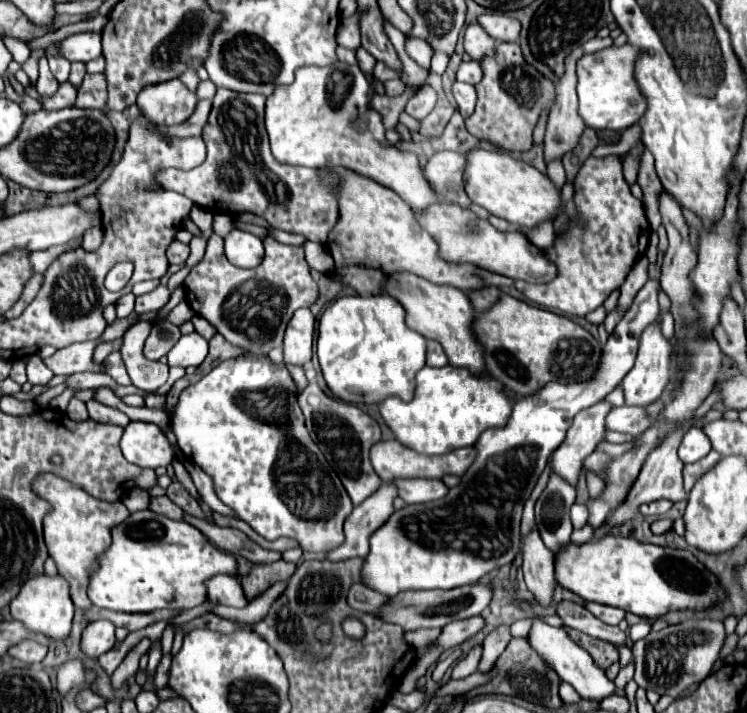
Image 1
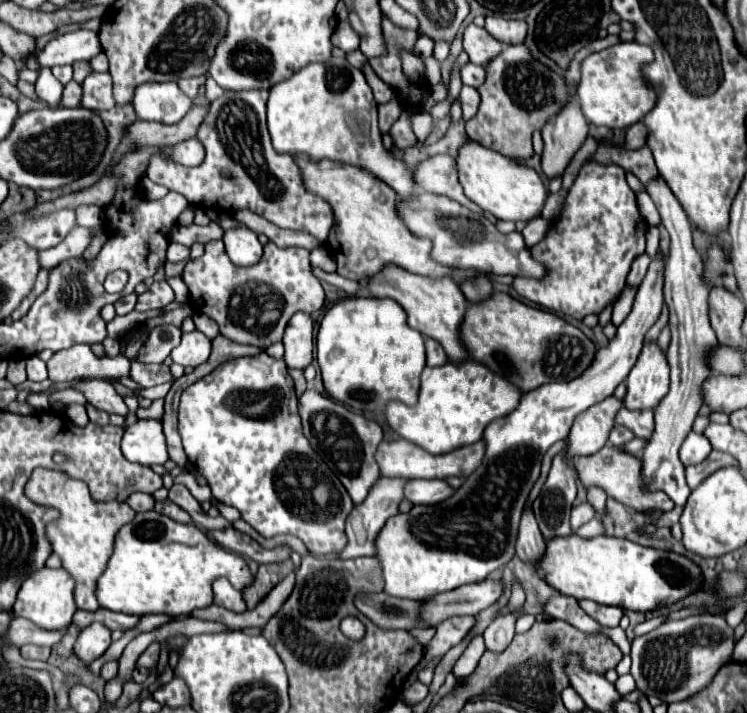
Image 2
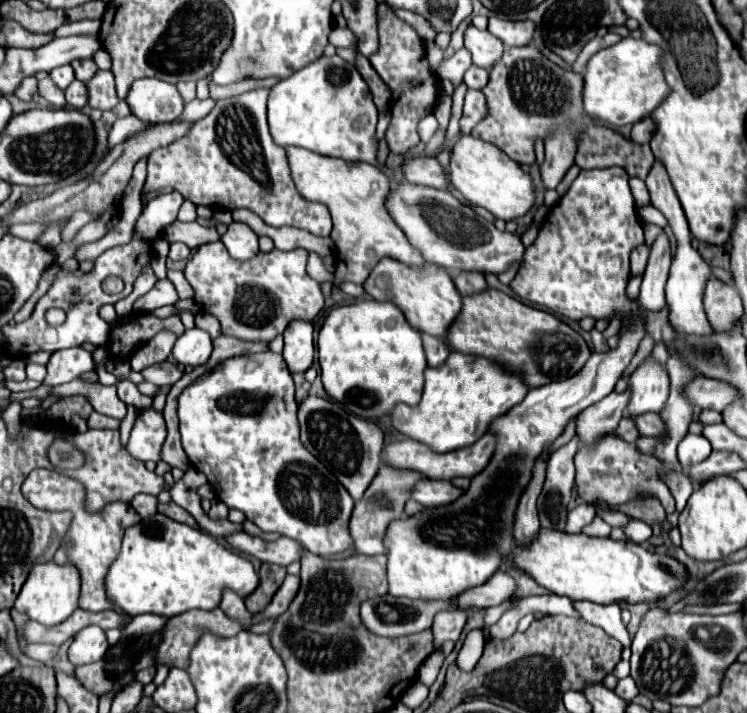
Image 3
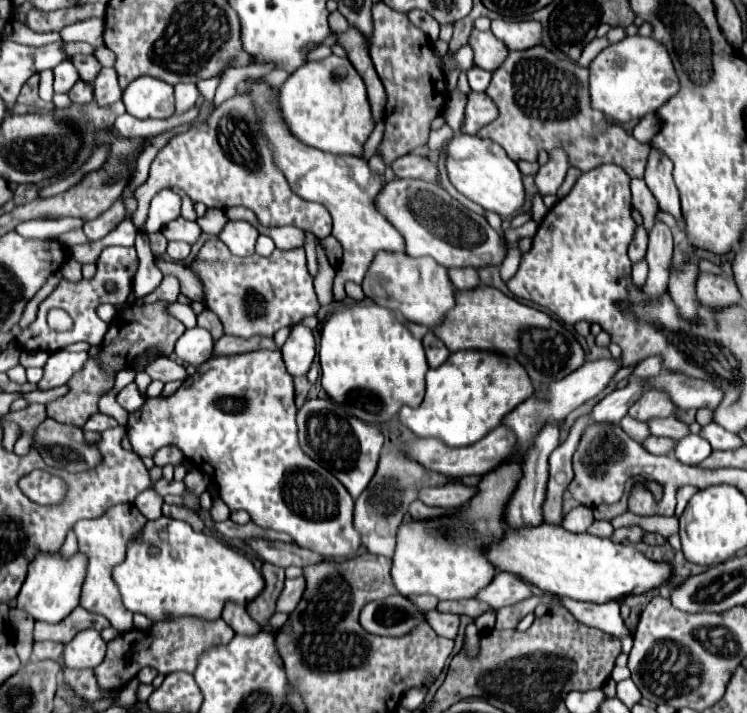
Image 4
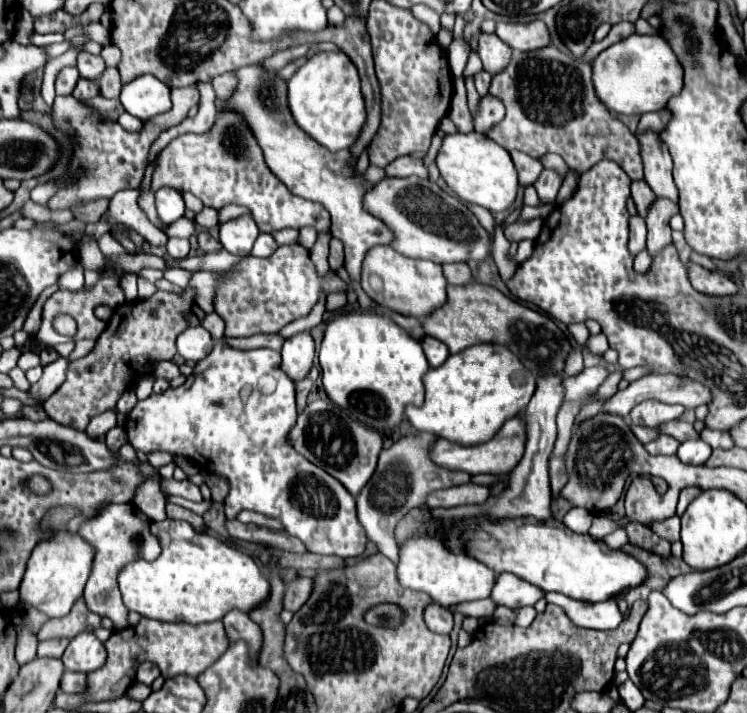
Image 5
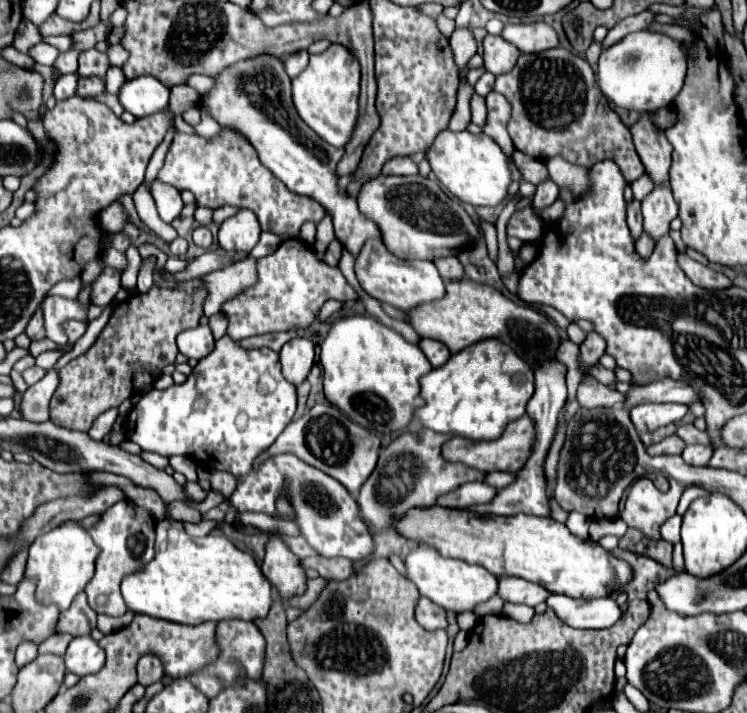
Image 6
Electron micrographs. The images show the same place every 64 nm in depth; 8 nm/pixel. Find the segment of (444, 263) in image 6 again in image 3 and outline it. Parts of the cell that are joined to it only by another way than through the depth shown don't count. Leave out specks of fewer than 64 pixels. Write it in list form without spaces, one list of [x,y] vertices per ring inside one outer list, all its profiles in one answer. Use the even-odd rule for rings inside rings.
[[[460,272],[456,276],[454,284],[462,296],[470,296],[470,294],[478,294],[478,292],[488,290],[488,284],[486,284],[482,272]]]

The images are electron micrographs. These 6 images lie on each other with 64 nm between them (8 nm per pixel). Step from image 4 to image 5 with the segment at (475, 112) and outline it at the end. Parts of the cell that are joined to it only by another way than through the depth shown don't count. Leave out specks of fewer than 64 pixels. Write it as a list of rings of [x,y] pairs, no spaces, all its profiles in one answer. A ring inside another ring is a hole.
[[[482,96],[478,102],[478,110],[474,116],[474,130],[476,132],[486,132],[488,126],[492,128],[504,118],[504,106],[500,104],[498,98],[494,96]]]

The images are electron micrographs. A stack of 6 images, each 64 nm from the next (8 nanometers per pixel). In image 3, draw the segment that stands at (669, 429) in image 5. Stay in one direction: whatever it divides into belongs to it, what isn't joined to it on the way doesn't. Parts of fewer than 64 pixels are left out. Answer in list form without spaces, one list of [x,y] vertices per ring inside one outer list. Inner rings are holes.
[[[640,414],[640,416],[630,416],[632,422],[636,422],[636,430],[640,430],[642,436],[658,436],[664,430],[664,424],[658,414]]]

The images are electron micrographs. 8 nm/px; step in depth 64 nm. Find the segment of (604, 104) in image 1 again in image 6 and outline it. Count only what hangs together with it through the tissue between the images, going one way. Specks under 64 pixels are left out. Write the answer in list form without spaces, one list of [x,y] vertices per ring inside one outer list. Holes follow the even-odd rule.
[[[634,32],[600,54],[596,82],[608,102],[618,108],[636,110],[642,114],[670,106],[682,88],[684,76],[686,56],[680,50],[680,42],[664,34]]]

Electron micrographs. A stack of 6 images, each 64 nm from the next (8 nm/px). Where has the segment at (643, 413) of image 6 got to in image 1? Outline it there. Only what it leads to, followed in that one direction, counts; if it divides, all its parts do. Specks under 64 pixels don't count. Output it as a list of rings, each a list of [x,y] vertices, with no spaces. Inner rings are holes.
[[[658,320],[652,322],[648,328],[644,328],[644,334],[640,336],[640,348],[638,348],[636,364],[620,382],[628,406],[648,406],[662,394],[662,390],[666,388],[666,382],[670,378],[670,352],[672,352],[672,346],[664,338],[664,334],[658,326]]]

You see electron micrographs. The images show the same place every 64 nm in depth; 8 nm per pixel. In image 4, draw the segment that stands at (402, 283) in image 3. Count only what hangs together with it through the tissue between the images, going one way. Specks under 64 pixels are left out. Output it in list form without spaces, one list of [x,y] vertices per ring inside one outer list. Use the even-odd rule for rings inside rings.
[[[394,252],[376,254],[362,282],[362,290],[376,304],[400,312],[408,322],[422,324],[430,332],[444,322],[448,310],[452,310],[452,304],[456,300],[448,270],[444,266],[440,266],[432,258],[410,258],[406,254]],[[376,284],[380,288],[376,288]]]

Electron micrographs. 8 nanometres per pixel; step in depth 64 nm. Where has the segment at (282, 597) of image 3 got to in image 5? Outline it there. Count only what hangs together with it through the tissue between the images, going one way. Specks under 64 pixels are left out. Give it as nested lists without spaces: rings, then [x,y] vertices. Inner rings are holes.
[[[296,578],[296,580],[288,582],[286,584],[286,596],[282,600],[284,610],[296,612],[308,600],[310,592],[312,592],[312,580],[310,578]]]

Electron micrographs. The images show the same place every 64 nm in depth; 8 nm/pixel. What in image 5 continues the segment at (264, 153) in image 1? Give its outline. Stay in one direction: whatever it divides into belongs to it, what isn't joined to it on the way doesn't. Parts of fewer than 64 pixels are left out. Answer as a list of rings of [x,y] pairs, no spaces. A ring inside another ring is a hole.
[[[220,112],[218,120],[204,134],[184,134],[174,138],[158,156],[156,168],[152,172],[150,188],[156,192],[162,186],[176,188],[180,192],[192,192],[196,198],[210,208],[224,208],[228,204],[238,204],[250,208],[260,232],[274,232],[282,228],[304,228],[312,226],[316,232],[324,234],[330,230],[330,214],[322,204],[308,202],[294,196],[284,182],[280,182],[264,162],[264,152],[260,150],[250,126],[238,112]],[[140,188],[134,190],[124,190],[112,196],[108,212],[94,224],[86,224],[86,234],[94,240],[104,236],[106,232],[112,232],[118,224],[130,226],[134,232],[144,236],[152,246],[166,246],[166,234],[162,234],[160,228],[154,228],[148,222],[148,216],[144,210],[138,206],[140,198]]]

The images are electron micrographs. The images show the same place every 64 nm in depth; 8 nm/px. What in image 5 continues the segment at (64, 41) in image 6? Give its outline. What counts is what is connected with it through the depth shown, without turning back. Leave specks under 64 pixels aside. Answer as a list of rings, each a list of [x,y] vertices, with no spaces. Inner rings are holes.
[[[30,34],[30,42],[34,46],[44,46],[44,44],[56,44],[56,42],[64,42],[62,34]]]

